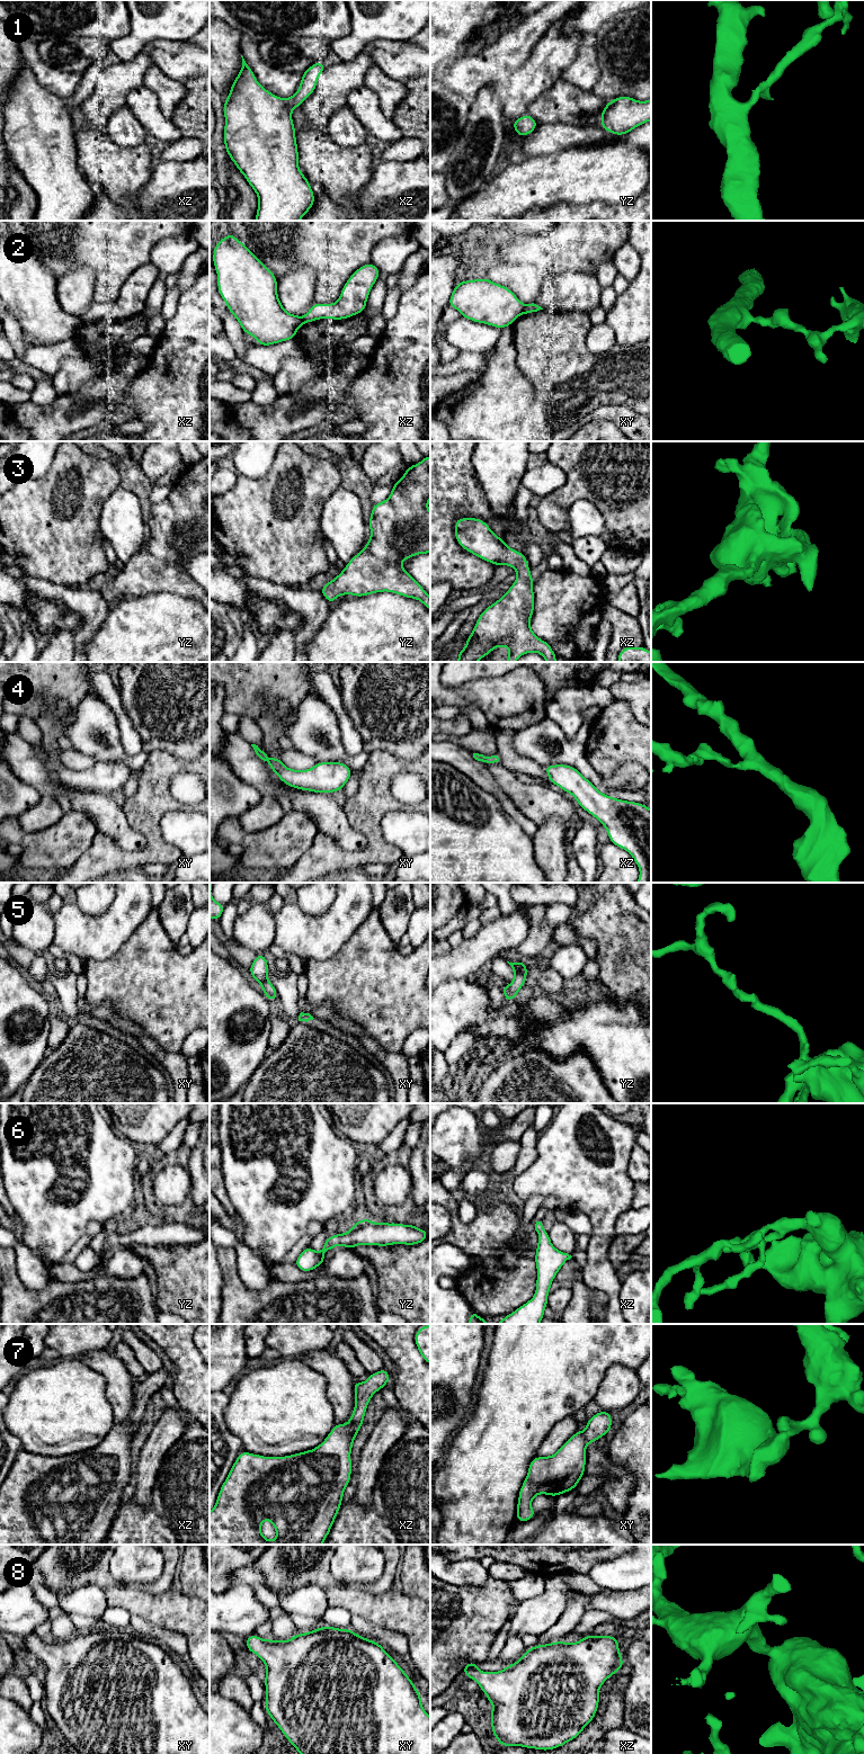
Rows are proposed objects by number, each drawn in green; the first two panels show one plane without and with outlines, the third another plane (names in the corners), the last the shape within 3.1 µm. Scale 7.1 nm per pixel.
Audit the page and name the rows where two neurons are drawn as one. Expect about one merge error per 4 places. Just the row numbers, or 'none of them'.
2

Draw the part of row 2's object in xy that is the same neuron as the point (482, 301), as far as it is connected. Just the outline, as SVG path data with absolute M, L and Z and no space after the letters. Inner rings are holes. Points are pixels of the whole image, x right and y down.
M488 278L458 281L448 301L461 316L495 328L509 326L524 314L525 304L506 286Z

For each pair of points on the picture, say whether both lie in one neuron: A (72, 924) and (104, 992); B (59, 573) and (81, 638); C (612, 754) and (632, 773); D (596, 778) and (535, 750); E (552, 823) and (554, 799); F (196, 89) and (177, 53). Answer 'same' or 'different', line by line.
A: different
B: different
C: different
D: same
E: different
F: different

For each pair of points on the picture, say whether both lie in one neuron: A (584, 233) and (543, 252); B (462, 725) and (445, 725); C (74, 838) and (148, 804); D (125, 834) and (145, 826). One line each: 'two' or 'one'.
A: one
B: one
C: two
D: two

